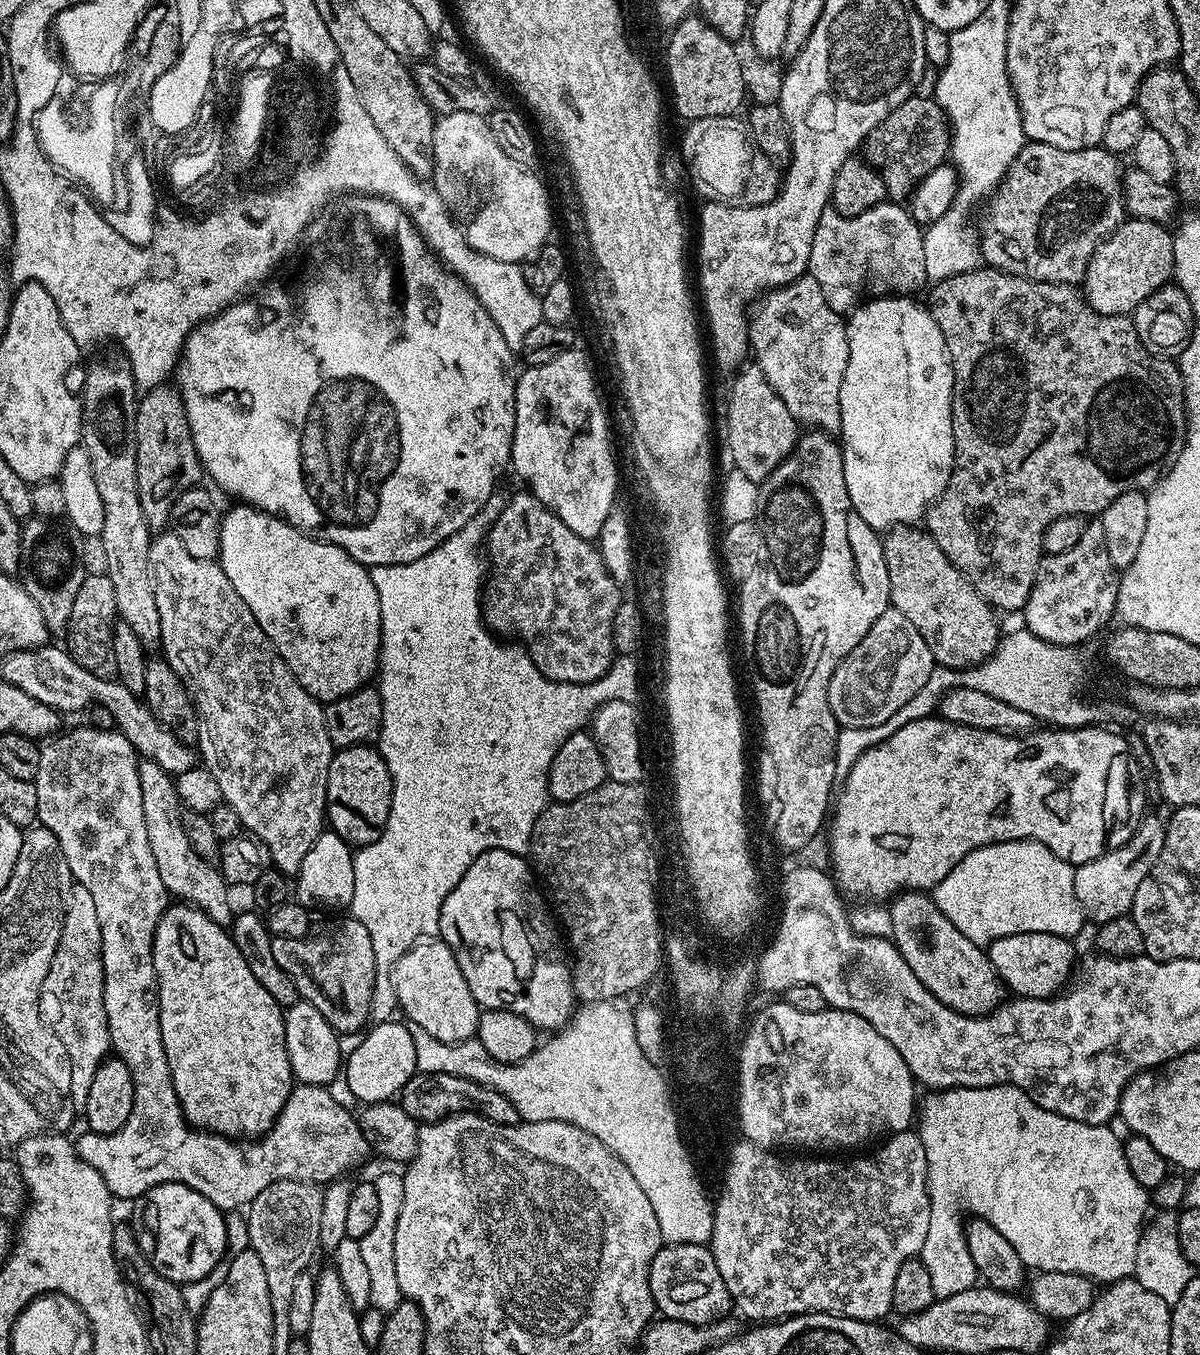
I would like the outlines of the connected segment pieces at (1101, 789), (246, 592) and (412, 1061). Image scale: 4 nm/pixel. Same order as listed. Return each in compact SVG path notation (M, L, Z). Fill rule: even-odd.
M936 714L924 717L918 721L907 722L906 726L902 726L902 728L897 730L895 734L891 734L890 738L886 739L886 741L876 744L873 746L873 748L867 749L863 754L861 754L858 760L854 762L853 768L849 770L847 776L843 777L842 787L839 789L838 795L835 797L834 807L830 812L830 827L827 829L827 832L829 831L828 852L830 855L832 855L832 868L830 867L830 872L834 877L837 889L839 889L839 891L843 893L845 897L857 896L855 899L860 902L884 902L905 890L932 890L935 889L938 882L942 882L942 878L946 878L946 874L950 874L950 870L954 870L954 866L958 866L958 862L962 862L962 858L966 858L966 854L970 854L974 850L978 850L987 844L1010 842L1011 840L1033 840L1039 844L1044 844L1054 854L1058 854L1058 858L1062 858L1065 862L1067 862L1067 864L1071 864L1073 866L1079 866L1081 864L1085 864L1086 862L1090 862L1094 858L1098 858L1107 848L1117 848L1118 846L1122 846L1133 834L1136 833L1136 827L1138 827L1140 825L1140 821L1144 819L1146 815L1146 809L1144 809L1144 806L1146 806L1146 799L1142 791L1141 781L1138 779L1137 773L1134 771L1132 754L1128 751L1127 739L1125 739L1123 735L1120 737L1118 733L1107 732L1106 729L1100 727L1101 726L1057 728L1055 726L1044 726L1039 730L1033 731L1031 734L1005 734L1002 732L987 732L986 730L978 730L977 728L971 728L970 726L955 724L949 720L941 720L939 715ZM1108 792L1112 792L1112 833L1110 833L1109 836L1107 812Z
M243 502L232 507L236 508L230 509L229 512L227 509L220 522L219 566L226 574L226 578L230 578L230 586L234 586L234 590L238 590L242 602L246 602L246 606L250 606L250 614L254 614L254 618L258 618L258 626L262 626L262 630L268 635L270 642L286 662L286 666L290 666L294 678L298 678L300 685L315 700L321 702L337 700L365 687L371 681L368 680L371 676L373 679L380 659L380 599L377 590L374 588L371 571L365 565L359 564L353 556L346 554L346 550L328 543L327 540L317 540L309 536L307 532L298 531L293 524L287 524L279 516L272 516L269 512L260 512L257 508L251 508L250 505Z
M393 1018L381 1024L372 1024L367 1029L362 1046L358 1046L358 1050L354 1050L350 1057L352 1077L348 1080L348 1088L361 1105L391 1101L402 1090L402 1086L406 1086L409 1078L417 1075L414 1038L408 1024L399 1024L398 1021Z

